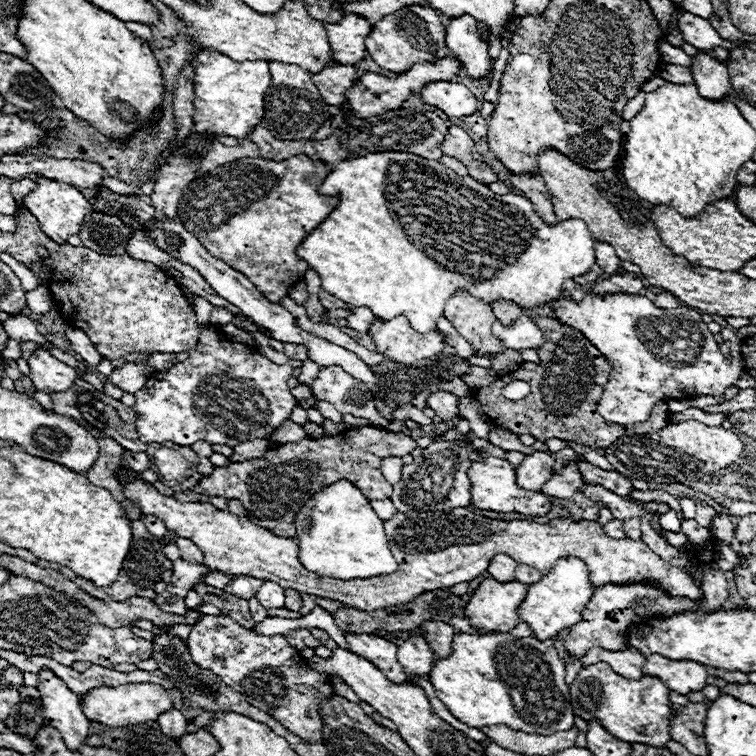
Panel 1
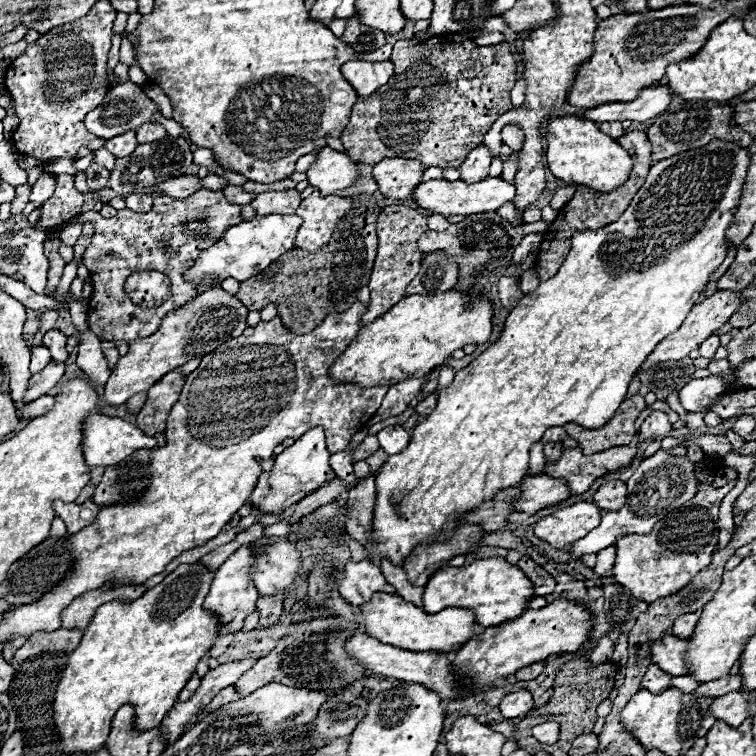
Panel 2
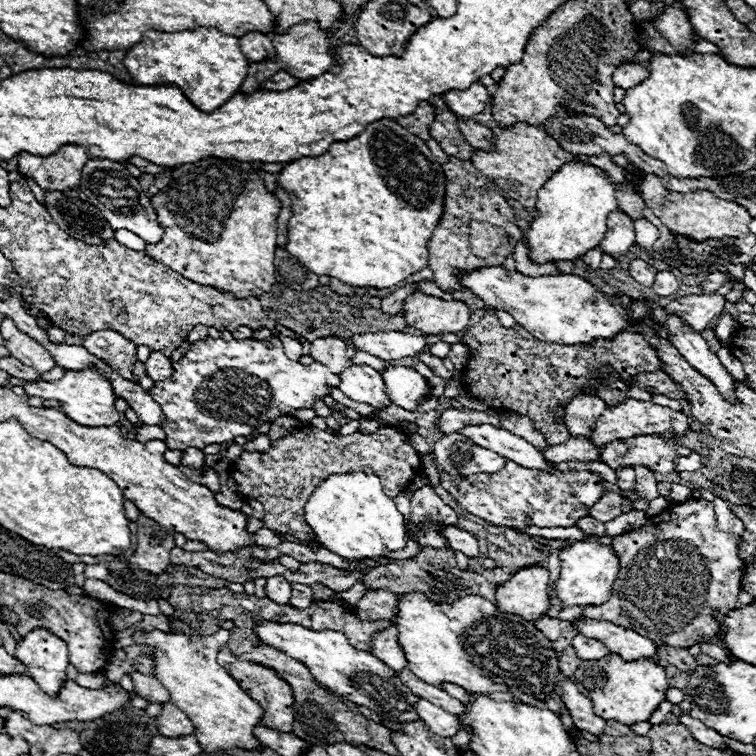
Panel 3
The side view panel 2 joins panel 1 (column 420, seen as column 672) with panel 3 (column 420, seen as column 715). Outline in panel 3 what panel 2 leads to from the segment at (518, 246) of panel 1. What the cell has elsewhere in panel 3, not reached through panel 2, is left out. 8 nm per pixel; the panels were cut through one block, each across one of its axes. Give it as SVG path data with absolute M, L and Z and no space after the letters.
M376 120L370 126L366 126L366 130L346 142L334 142L330 146L330 150L324 156L304 156L292 164L288 164L280 174L278 174L278 184L292 196L292 218L288 222L288 254L298 258L298 262L302 266L306 266L310 272L318 274L318 276L330 276L330 278L338 278L340 282L352 286L352 288L388 288L394 286L398 282L402 282L404 278L408 278L410 274L420 272L422 268L428 266L428 240L432 238L442 214L444 214L444 170L442 164L436 162L434 154L430 152L430 148L416 138L414 134L410 134L408 130L404 130L402 126L398 126L394 120Z

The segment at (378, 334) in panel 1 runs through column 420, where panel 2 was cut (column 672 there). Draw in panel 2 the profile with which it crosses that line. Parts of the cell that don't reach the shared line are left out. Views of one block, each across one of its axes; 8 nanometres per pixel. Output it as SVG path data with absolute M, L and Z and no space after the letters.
M718 290L714 296L706 298L706 300L700 302L700 304L696 304L696 306L690 310L690 314L686 316L686 320L682 322L682 326L680 326L674 334L666 336L666 338L654 348L654 352L652 352L652 354L648 356L648 360L644 362L642 370L650 368L650 366L656 366L658 362L682 360L682 358L686 358L692 350L696 350L696 348L700 346L700 342L704 342L704 340L706 340L708 336L712 336L720 326L724 326L724 324L728 322L728 318L730 318L738 308L740 308L740 292L726 292L726 290Z

